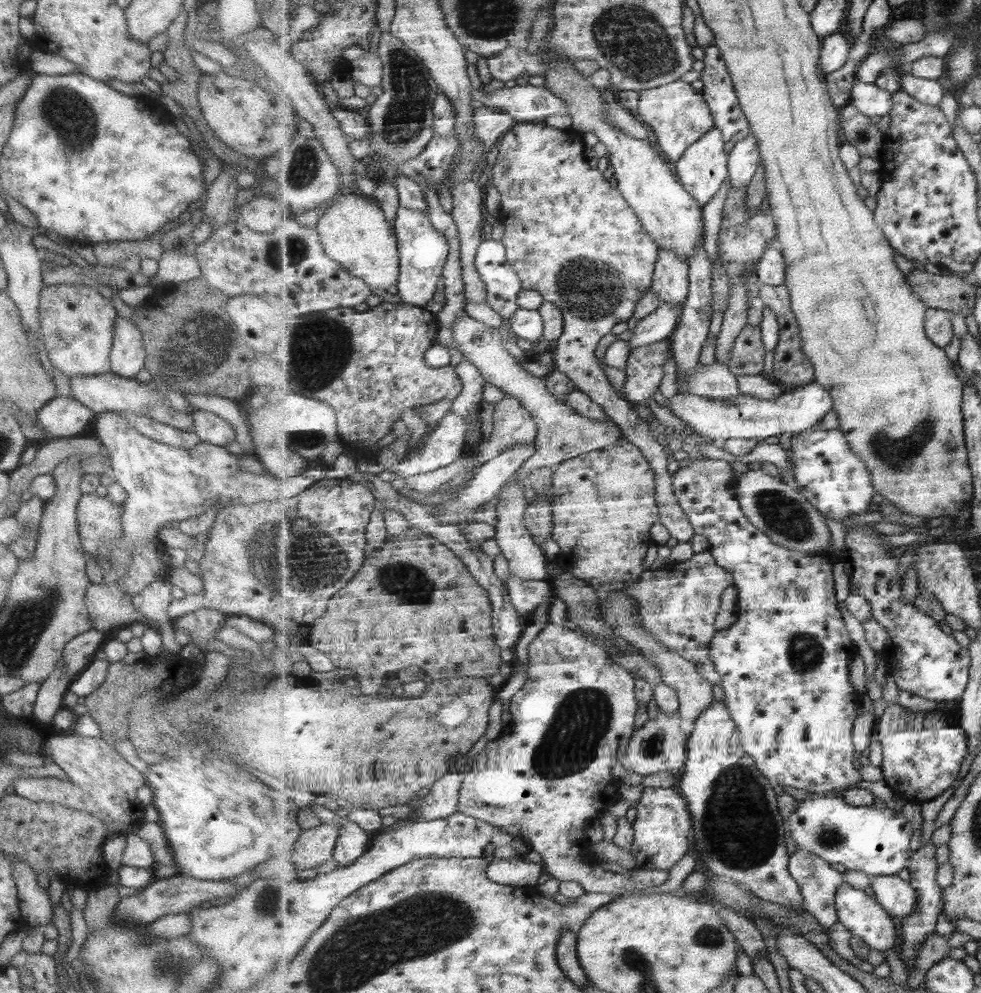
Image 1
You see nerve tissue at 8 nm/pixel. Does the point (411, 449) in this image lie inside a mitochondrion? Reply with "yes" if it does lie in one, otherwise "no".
no

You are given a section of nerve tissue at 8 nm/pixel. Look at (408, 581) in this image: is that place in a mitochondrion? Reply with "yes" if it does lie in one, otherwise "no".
yes

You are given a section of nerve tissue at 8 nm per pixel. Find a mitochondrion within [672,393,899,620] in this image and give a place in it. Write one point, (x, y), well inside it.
(786, 518)

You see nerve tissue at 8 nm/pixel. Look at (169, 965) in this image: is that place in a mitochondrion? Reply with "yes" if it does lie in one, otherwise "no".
yes

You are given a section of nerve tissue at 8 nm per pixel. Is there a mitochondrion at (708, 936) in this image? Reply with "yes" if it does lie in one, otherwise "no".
yes

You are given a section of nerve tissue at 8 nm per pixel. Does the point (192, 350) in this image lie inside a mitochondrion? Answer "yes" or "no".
yes

